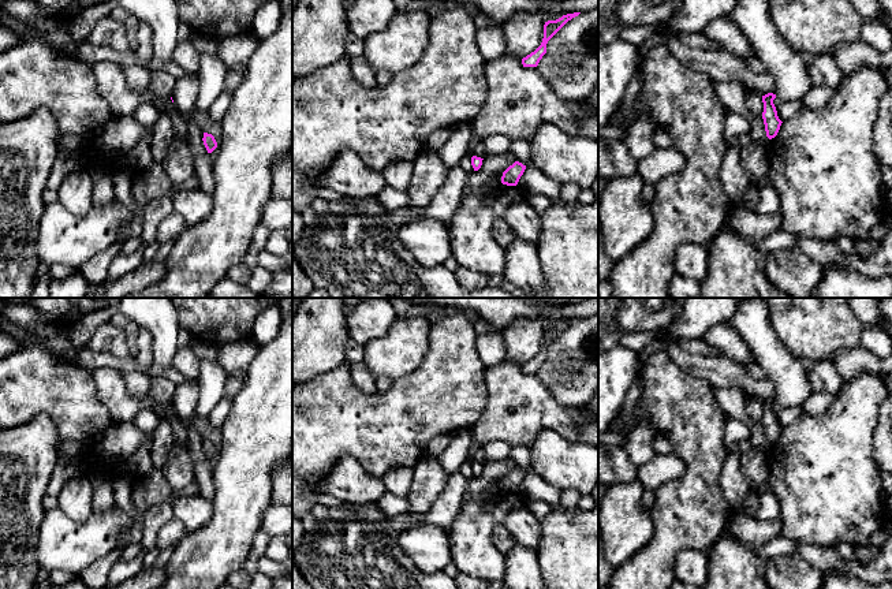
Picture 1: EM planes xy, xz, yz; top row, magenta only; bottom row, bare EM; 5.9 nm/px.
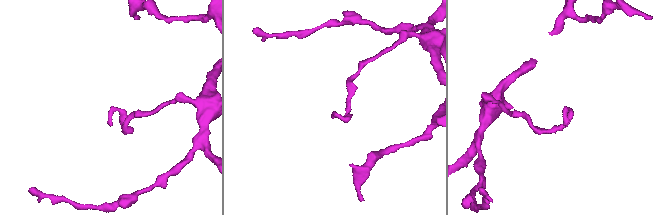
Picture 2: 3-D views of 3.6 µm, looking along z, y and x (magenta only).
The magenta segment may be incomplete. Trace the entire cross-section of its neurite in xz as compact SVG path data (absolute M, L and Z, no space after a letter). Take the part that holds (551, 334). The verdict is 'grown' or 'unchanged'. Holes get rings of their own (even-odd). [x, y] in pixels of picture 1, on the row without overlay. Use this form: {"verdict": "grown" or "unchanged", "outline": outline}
{"verdict": "unchanged", "outline": "M581 318L567 320L556 327L548 327L544 331L544 344L541 351L522 365L523 373L537 373L542 362L546 359L548 347L572 324L578 323Z"}

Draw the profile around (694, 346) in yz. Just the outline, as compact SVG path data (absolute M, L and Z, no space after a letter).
M680 339L678 344L690 354L720 357L717 350L706 344L702 339Z

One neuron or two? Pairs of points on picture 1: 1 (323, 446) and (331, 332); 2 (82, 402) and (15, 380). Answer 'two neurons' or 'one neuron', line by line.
1: two neurons
2: one neuron

